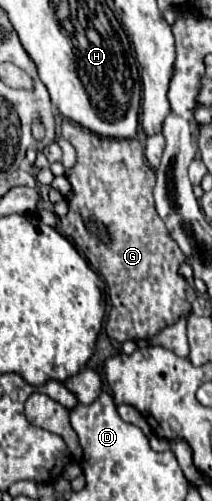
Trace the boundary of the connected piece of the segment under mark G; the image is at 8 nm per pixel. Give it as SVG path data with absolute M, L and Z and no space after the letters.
M70 120L62 122L62 138L76 148L78 160L72 170L66 170L66 178L72 184L72 200L68 202L68 214L60 218L60 226L108 284L112 310L108 314L106 334L118 342L150 340L160 330L172 326L180 316L190 314L190 304L196 300L196 290L178 274L178 268L186 256L170 238L162 218L156 214L152 198L156 176L144 160L144 148L138 140L104 138Z

